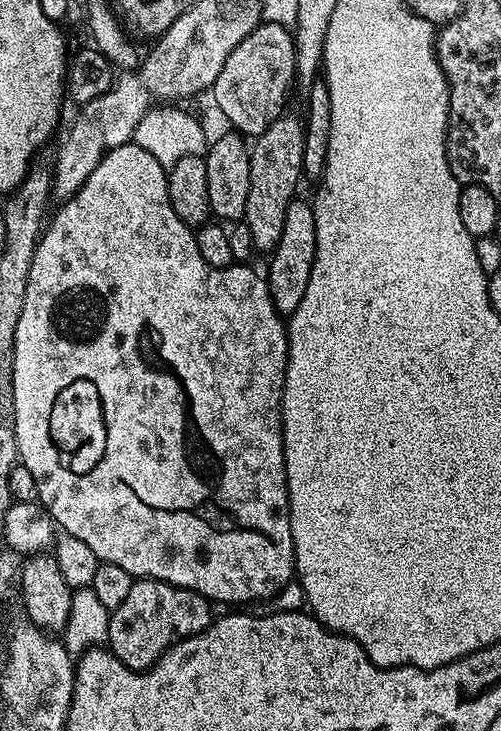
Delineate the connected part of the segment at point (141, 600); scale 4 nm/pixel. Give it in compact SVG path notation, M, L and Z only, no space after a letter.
M136 578L132 581L130 594L126 594L126 599L117 608L111 609L106 647L109 652L116 655L118 662L122 662L135 672L146 672L158 662L158 658L167 648L174 646L179 640L185 640L206 630L211 626L213 619L209 601L202 594L161 580Z

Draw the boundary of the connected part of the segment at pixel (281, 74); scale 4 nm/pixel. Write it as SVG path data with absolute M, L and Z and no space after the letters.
M261 22L250 35L242 38L238 46L226 58L226 66L222 66L222 74L212 84L210 96L216 99L216 108L229 120L235 131L248 138L261 136L278 117L285 115L284 103L288 100L288 91L292 92L296 79L296 60L293 48L293 33L283 24Z

